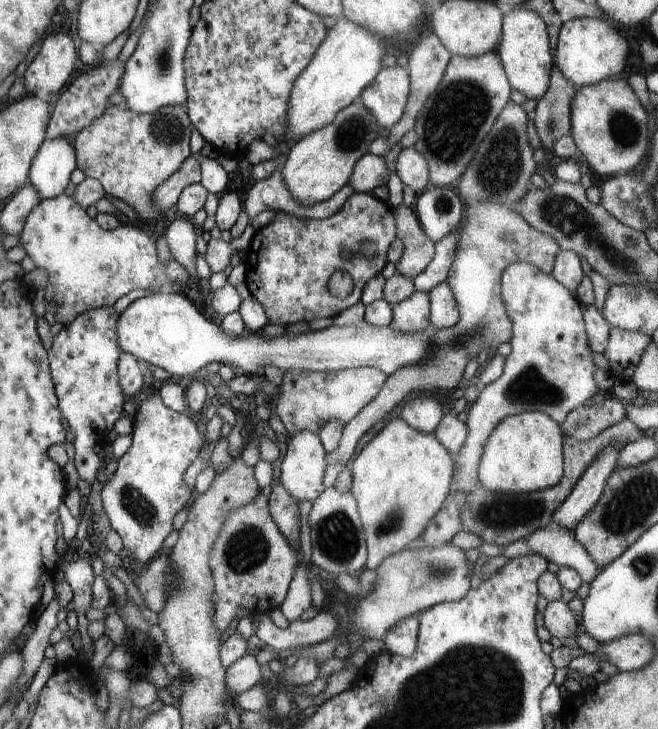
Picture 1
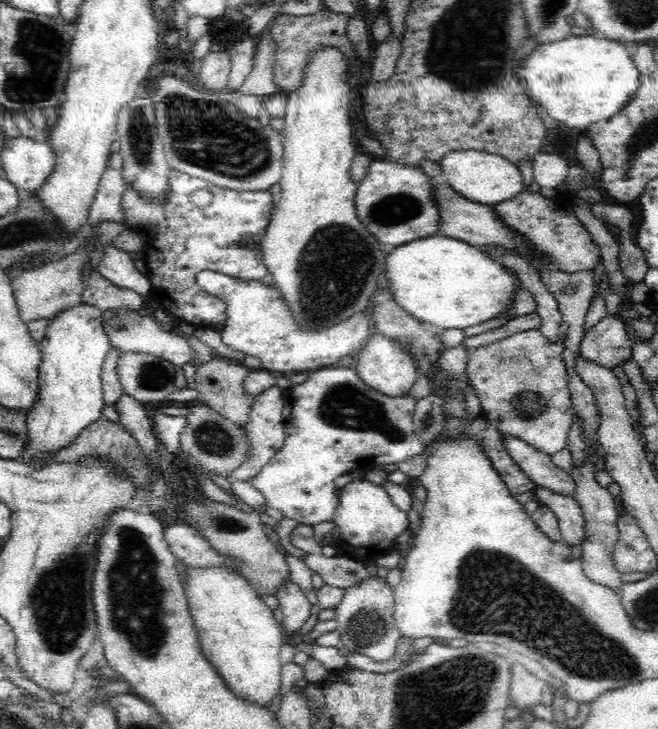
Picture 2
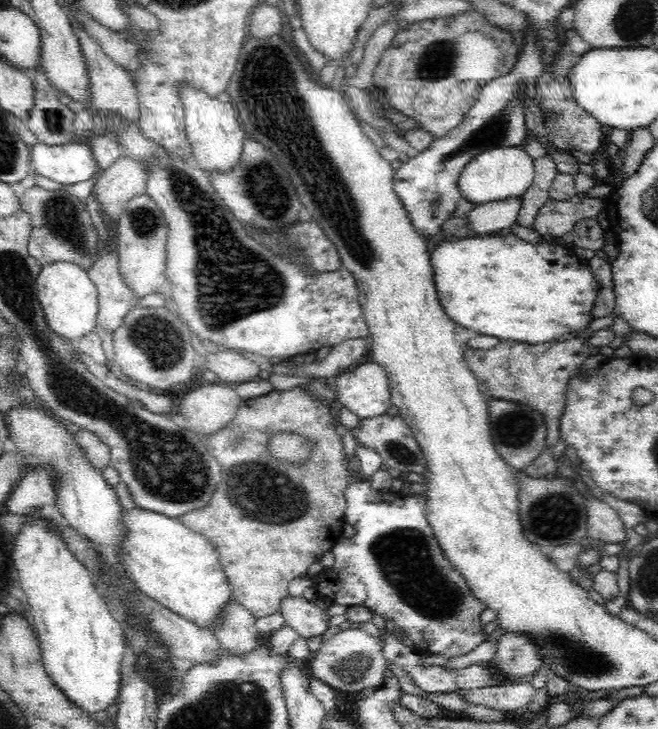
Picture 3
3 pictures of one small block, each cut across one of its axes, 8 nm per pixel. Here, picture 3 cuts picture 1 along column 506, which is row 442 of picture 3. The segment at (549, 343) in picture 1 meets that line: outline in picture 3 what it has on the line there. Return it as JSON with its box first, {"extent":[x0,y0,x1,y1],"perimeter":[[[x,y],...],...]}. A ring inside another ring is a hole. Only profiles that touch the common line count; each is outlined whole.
{"extent":[267,413,426,474],"perimeter":[[[387,413],[360,419],[359,425],[351,430],[352,436],[357,444],[375,450],[381,458],[383,464],[390,468],[396,468],[400,472],[416,472],[423,474],[426,472],[426,461],[418,443],[411,433],[410,427],[400,415],[388,415]],[[274,433],[267,440],[267,451],[276,460],[302,464],[312,450],[312,443],[296,433]]]}

